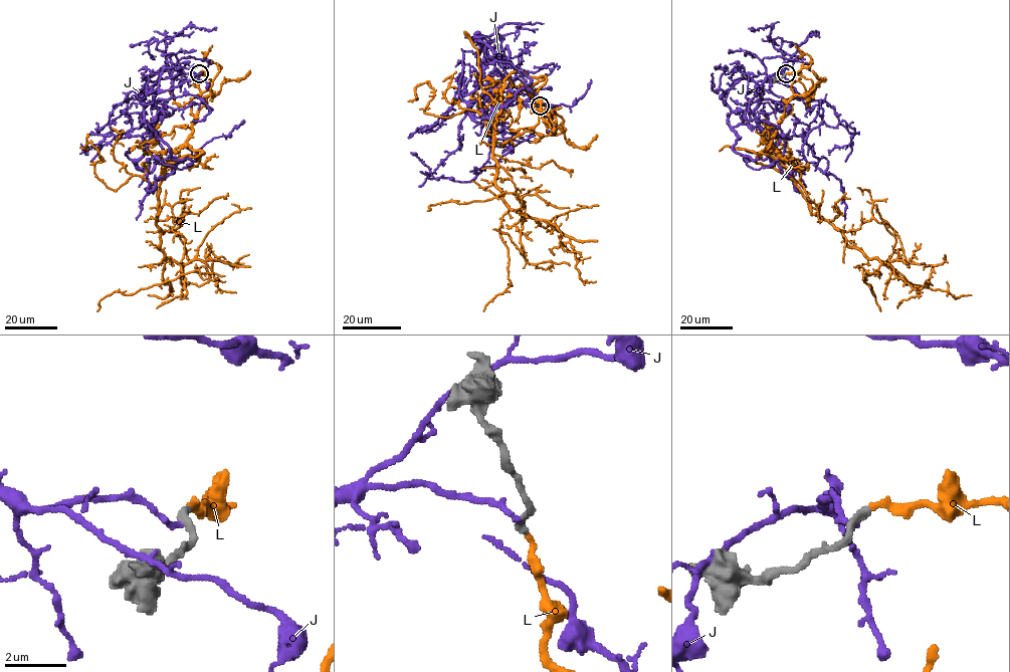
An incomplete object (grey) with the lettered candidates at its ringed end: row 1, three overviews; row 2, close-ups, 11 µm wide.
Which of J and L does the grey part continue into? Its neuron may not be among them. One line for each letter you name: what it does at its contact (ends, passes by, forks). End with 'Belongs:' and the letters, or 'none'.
L: It ends there
Belongs: L

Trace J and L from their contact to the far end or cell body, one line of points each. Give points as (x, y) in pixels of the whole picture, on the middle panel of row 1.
J: (540, 103), (510, 103), (511, 78), (488, 76), (469, 113), (498, 125), (468, 181), (436, 179), (411, 152)
L: (540, 105), (552, 136), (528, 89), (544, 77), (512, 72), (492, 157), (519, 211), (510, 192), (427, 211)

